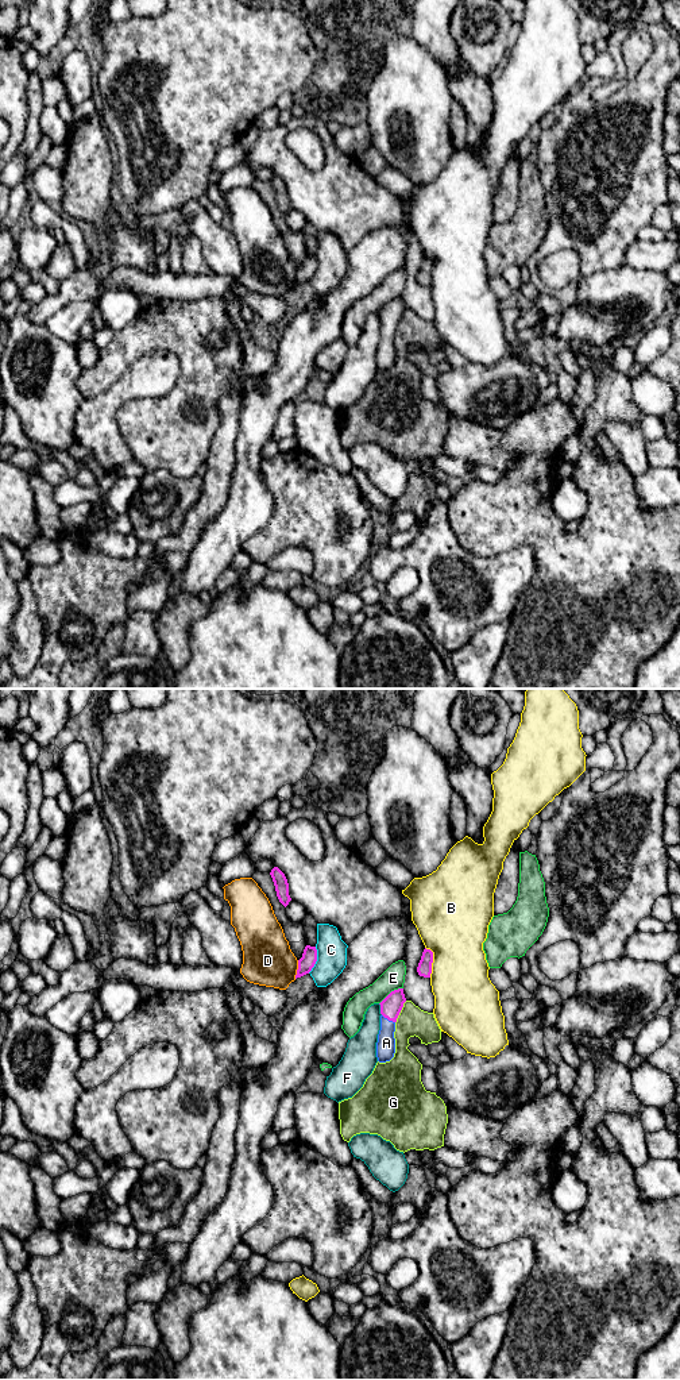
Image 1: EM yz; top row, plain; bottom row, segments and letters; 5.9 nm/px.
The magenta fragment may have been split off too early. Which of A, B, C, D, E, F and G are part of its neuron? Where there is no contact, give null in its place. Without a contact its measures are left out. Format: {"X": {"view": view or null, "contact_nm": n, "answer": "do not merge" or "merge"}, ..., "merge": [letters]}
{"A": {"view": "yz", "contact_nm": 90, "answer": "merge"}, "B": {"view": "yz", "contact_nm": 190, "answer": "do not merge"}, "C": {"view": "yz", "contact_nm": 170, "answer": "do not merge"}, "D": {"view": "yz", "contact_nm": 110, "answer": "do not merge"}, "E": {"view": "yz", "contact_nm": 170, "answer": "do not merge"}, "F": {"view": "yz", "contact_nm": 80, "answer": "do not merge"}, "G": {"view": "yz", "contact_nm": 150, "answer": "do not merge"}, "merge": ["A"]}

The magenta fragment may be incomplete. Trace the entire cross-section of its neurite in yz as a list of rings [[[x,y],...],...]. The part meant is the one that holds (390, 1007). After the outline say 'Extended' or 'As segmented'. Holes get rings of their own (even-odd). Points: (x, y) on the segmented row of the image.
[[[403,988],[391,991],[380,1005],[380,1030],[376,1042],[376,1057],[379,1063],[390,1061],[395,1053],[395,1022],[406,1002]]]. Extended

